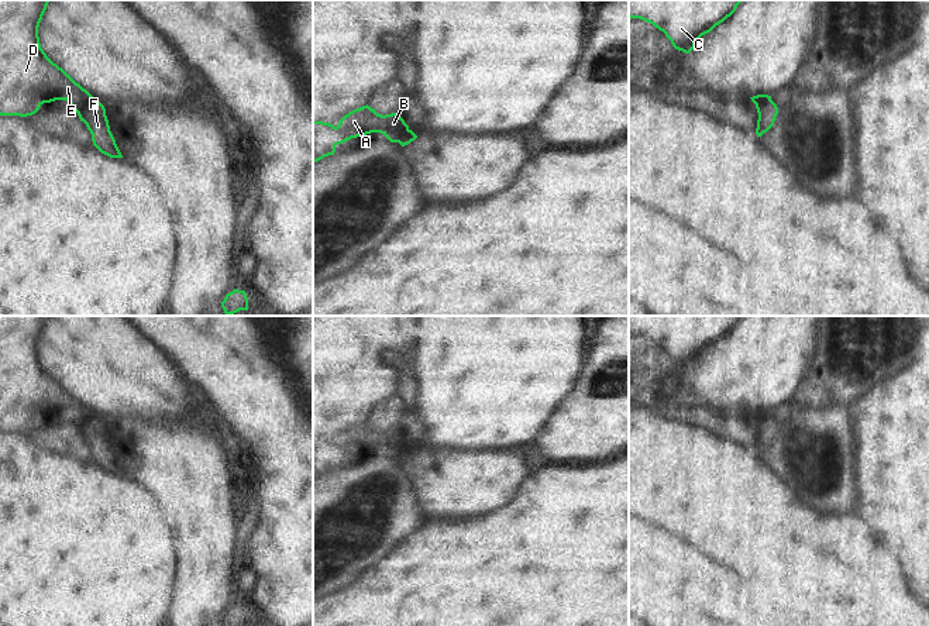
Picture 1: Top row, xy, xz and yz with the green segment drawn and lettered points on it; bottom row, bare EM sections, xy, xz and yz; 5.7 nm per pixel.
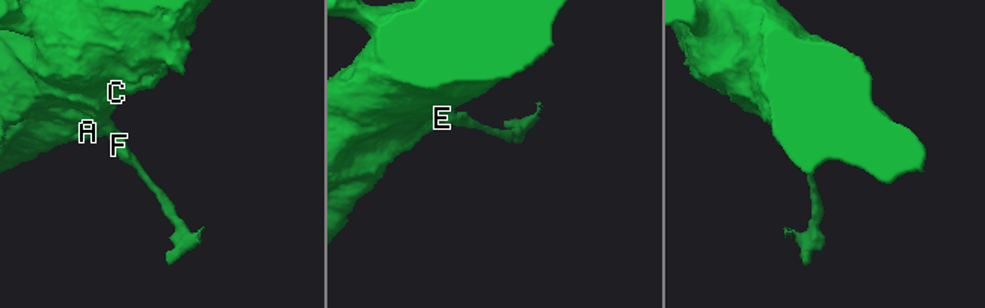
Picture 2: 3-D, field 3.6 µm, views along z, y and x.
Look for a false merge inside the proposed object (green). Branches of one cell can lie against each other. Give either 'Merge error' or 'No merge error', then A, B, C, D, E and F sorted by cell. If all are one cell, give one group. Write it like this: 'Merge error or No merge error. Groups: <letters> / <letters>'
Merge error. Groups: A B C D E / F.

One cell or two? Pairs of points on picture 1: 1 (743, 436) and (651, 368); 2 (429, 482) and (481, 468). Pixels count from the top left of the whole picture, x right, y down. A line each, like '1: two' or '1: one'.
1: two
2: one

